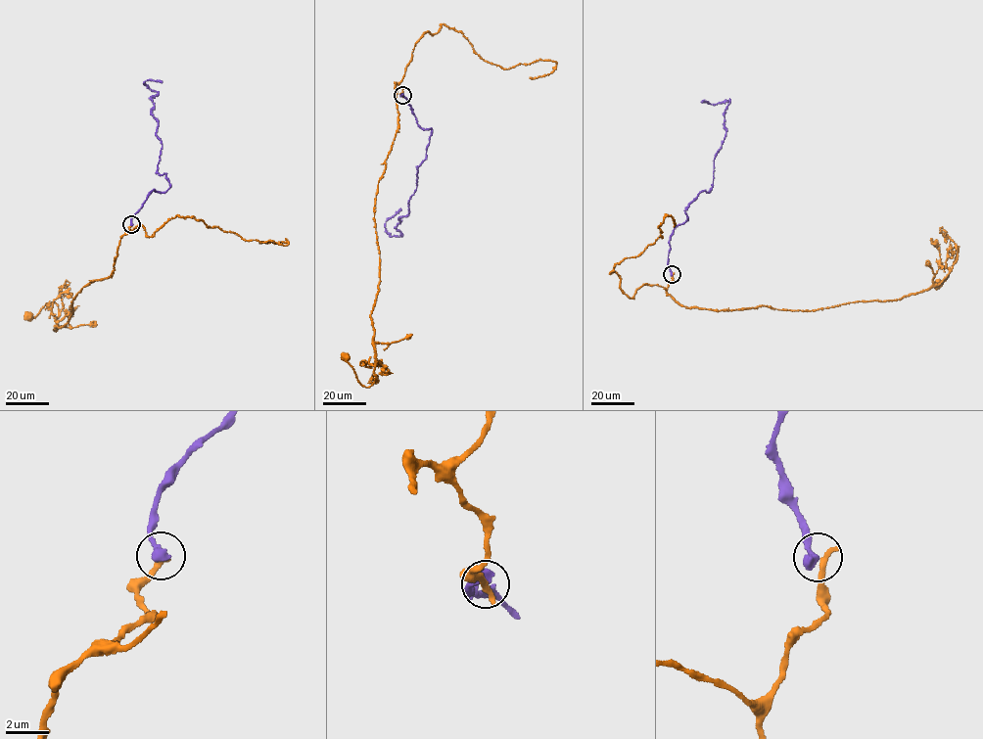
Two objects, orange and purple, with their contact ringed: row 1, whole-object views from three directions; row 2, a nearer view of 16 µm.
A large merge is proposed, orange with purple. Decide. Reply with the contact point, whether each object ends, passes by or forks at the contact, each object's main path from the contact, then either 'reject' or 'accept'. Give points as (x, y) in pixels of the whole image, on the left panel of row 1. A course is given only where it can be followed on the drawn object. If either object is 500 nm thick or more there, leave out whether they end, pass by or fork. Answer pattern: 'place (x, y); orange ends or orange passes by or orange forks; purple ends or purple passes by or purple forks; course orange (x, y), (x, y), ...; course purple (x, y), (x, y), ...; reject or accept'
place (131, 224); orange ends; purple ends; course orange (131, 224), (121, 238), (111, 277), (81, 290), (67, 324), (54, 331), (56, 303), (35, 316), (27, 316); course purple (131, 224), (147, 194), (170, 186), (158, 170), (162, 141), (150, 97), (158, 93), (144, 82), (162, 82); reject

